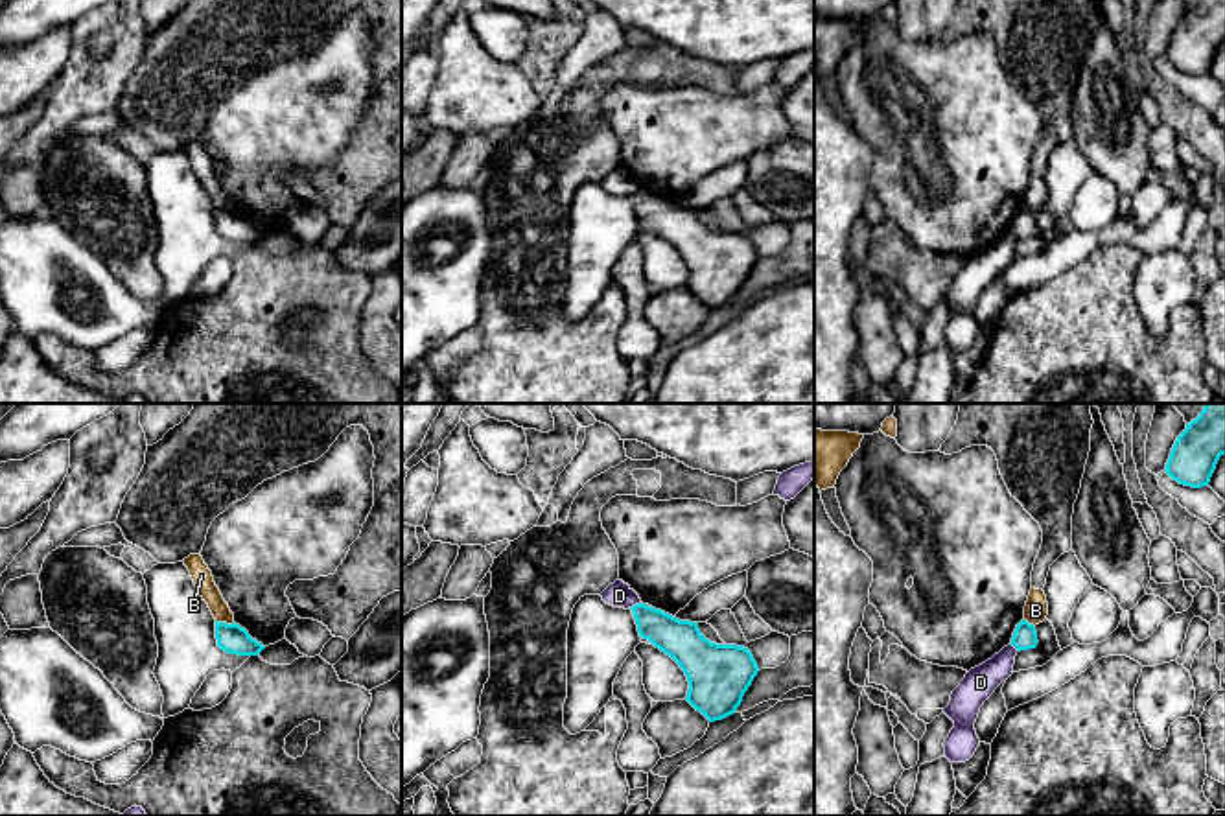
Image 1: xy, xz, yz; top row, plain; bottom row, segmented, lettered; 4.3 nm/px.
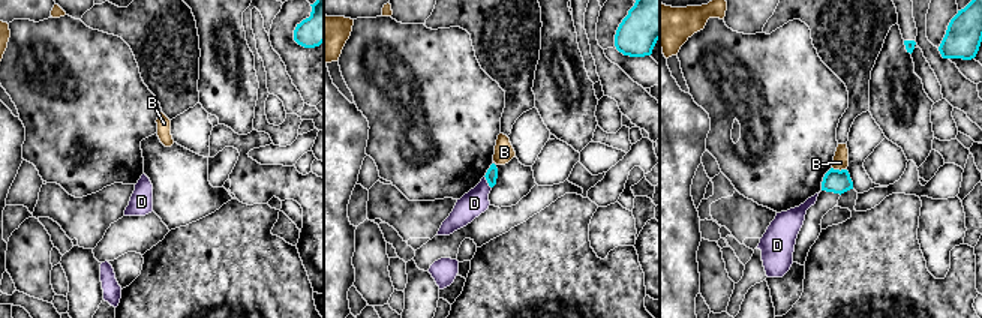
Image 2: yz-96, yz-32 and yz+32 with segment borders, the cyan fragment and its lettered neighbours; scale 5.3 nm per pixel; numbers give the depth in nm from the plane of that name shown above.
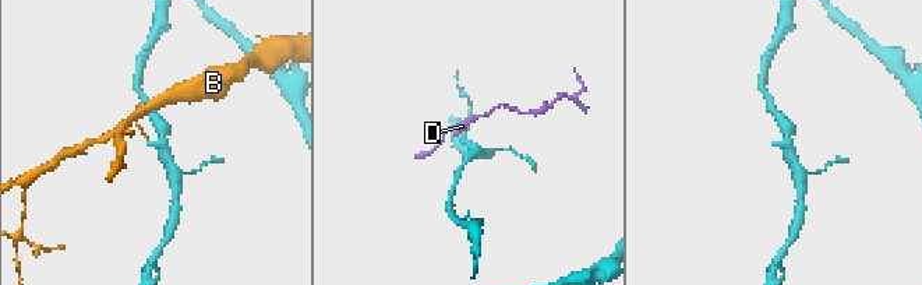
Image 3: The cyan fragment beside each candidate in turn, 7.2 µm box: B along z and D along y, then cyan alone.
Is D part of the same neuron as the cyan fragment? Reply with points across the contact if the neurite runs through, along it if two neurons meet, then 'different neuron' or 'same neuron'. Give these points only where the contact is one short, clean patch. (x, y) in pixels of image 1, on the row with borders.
along xz (640, 601), (630, 608) | different neuron

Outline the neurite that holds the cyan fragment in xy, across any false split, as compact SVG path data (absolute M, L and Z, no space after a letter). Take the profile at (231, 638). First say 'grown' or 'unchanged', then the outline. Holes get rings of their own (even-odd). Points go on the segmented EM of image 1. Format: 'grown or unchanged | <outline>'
unchanged | M216 621L217 647L228 654L258 656L265 647L252 639L245 628Z

